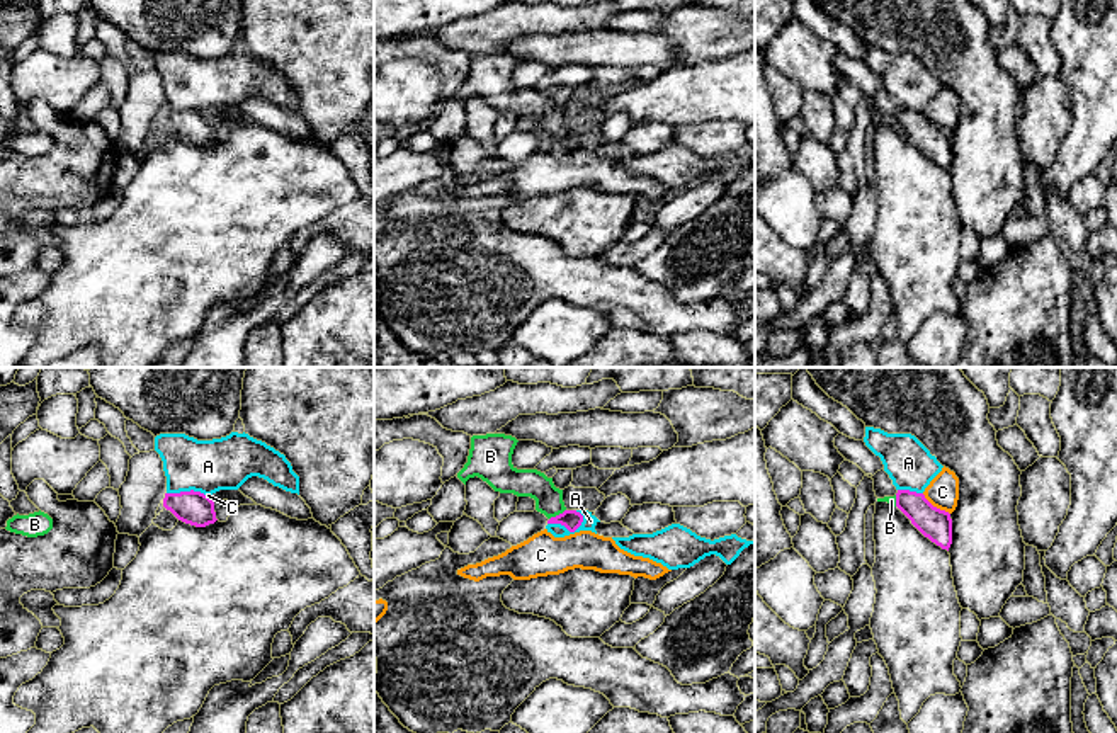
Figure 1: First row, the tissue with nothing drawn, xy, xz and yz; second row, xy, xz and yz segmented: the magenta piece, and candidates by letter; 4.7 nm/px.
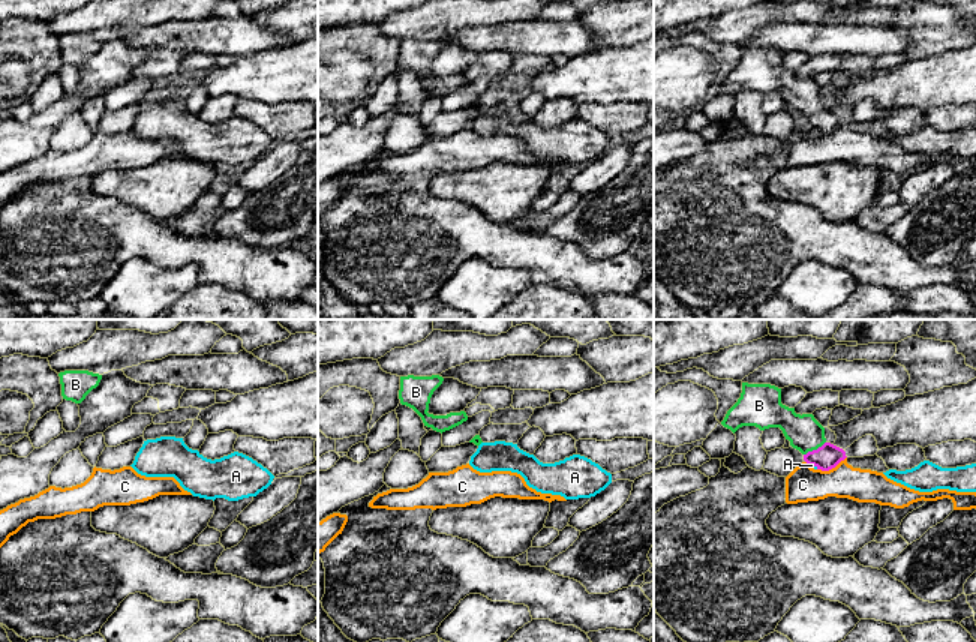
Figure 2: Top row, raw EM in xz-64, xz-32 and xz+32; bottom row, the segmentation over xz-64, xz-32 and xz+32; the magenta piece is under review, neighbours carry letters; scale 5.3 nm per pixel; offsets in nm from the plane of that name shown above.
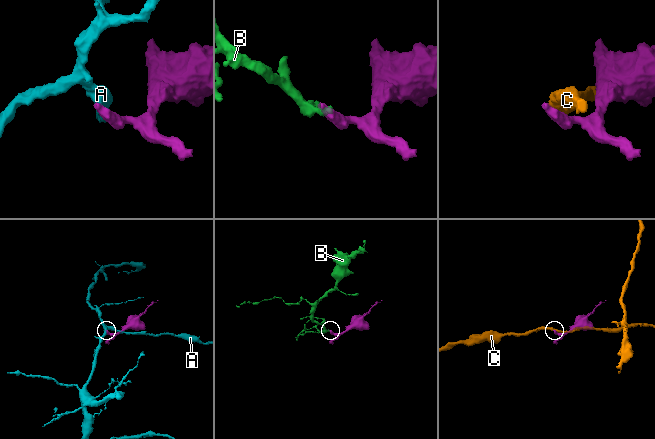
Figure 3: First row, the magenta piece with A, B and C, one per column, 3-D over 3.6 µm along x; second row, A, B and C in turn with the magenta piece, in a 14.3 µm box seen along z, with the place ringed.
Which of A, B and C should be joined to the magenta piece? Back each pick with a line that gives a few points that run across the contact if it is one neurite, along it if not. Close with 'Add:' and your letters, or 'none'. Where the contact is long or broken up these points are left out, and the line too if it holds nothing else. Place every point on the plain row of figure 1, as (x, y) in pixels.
B: line xz (572, 138), (556, 135), (549, 119), (532, 102)
Add: B

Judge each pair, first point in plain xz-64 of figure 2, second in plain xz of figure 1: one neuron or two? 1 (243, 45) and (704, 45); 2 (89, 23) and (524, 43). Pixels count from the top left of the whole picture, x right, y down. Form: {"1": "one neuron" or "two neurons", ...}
{"1": "two neurons", "2": "two neurons"}

